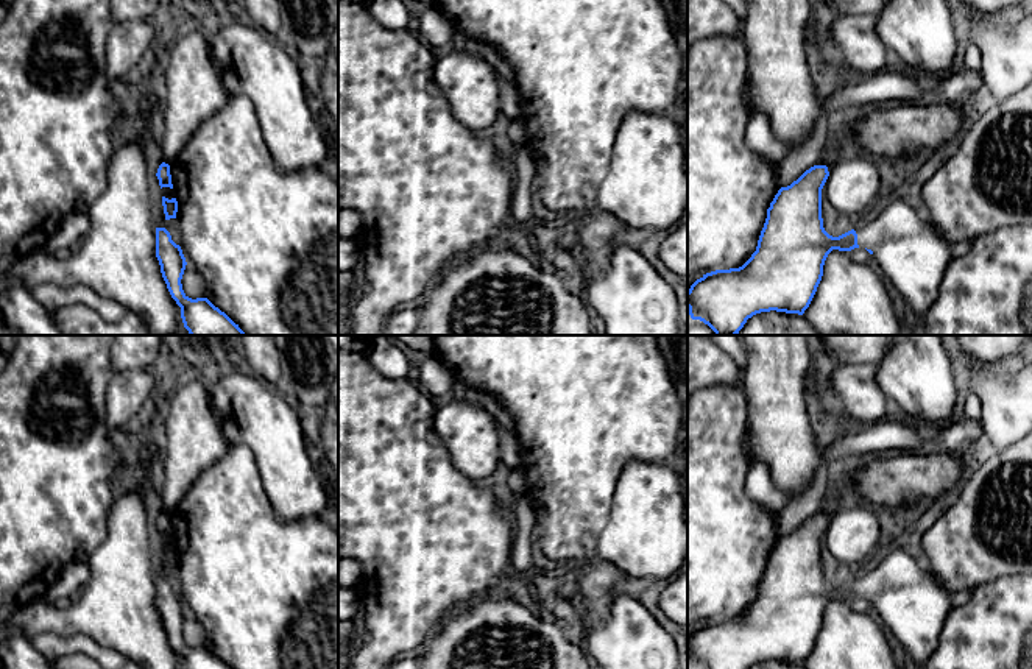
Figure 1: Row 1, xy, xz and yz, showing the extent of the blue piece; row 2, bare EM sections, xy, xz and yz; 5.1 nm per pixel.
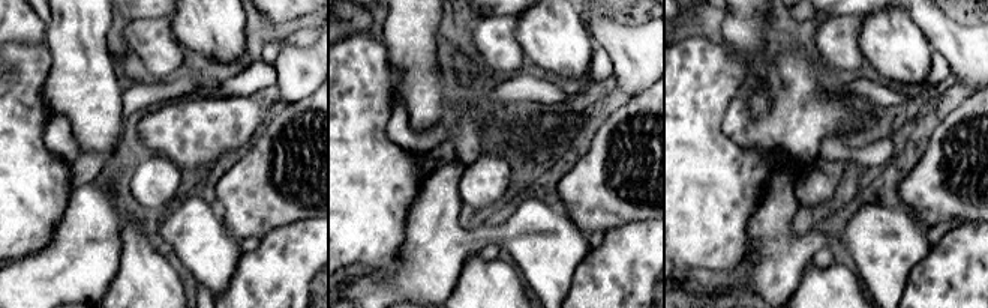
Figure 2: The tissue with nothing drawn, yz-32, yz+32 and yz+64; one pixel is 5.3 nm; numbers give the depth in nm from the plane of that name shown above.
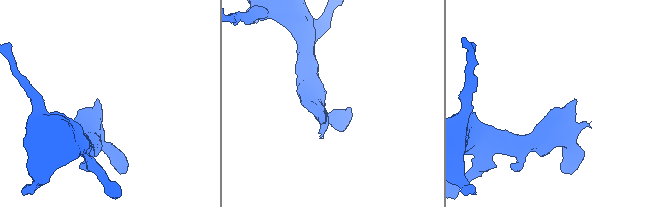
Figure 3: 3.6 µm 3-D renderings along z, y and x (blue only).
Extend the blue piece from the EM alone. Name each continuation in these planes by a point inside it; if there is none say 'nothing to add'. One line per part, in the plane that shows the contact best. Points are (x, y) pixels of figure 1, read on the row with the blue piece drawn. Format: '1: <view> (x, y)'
1: yz (911, 251)

